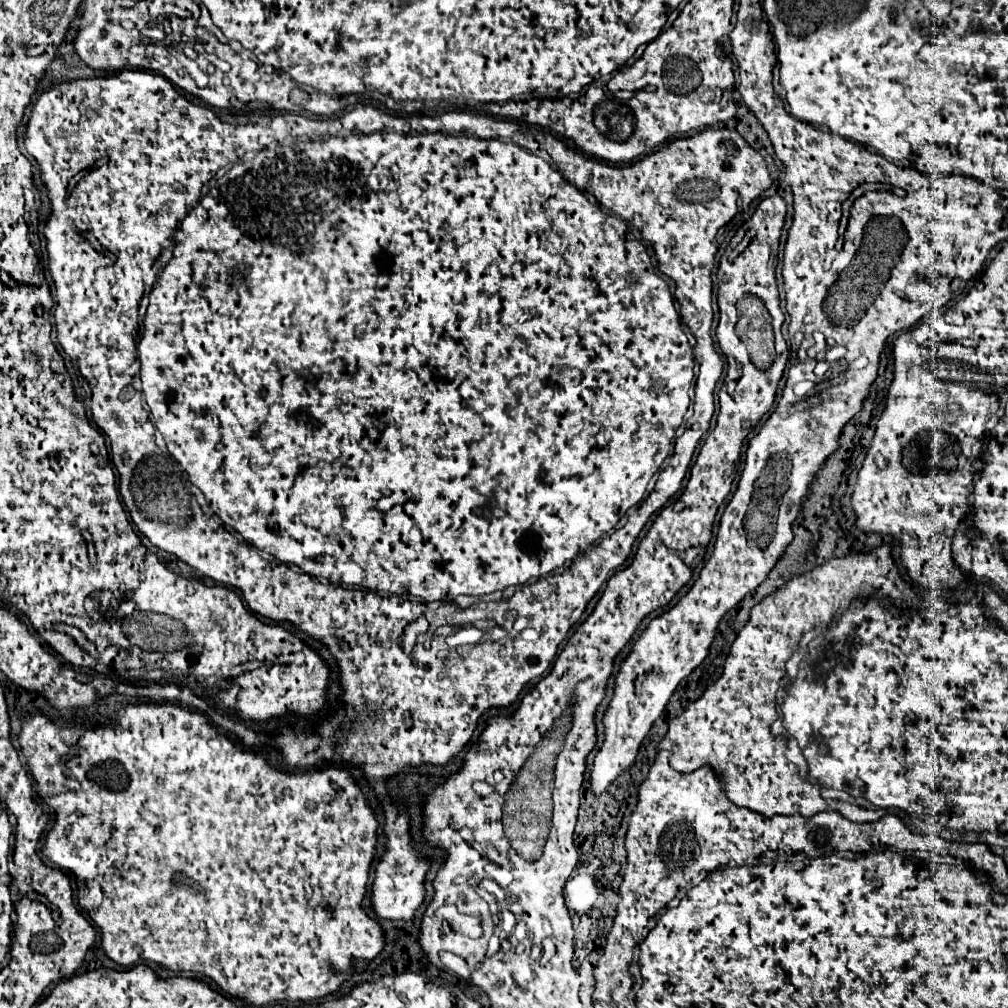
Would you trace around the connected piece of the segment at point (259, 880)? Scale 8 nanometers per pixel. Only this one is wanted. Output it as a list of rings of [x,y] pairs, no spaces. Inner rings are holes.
[[[144,703],[144,705],[128,705],[124,709],[124,715],[120,715],[120,719],[112,725],[112,727],[86,727],[84,723],[68,723],[68,725],[62,725],[58,727],[58,721],[48,721],[42,713],[34,713],[30,717],[24,719],[22,723],[22,733],[20,733],[20,745],[22,745],[22,755],[26,757],[28,761],[28,767],[34,775],[34,781],[36,781],[36,791],[38,795],[56,811],[56,821],[54,821],[54,827],[50,829],[48,837],[46,837],[46,843],[44,843],[44,849],[42,853],[54,863],[58,865],[60,869],[70,869],[74,875],[76,875],[76,881],[78,881],[78,903],[82,909],[88,911],[88,915],[92,917],[92,921],[98,925],[100,933],[102,933],[102,949],[106,951],[106,955],[116,961],[118,965],[136,965],[138,961],[156,961],[160,965],[164,965],[166,969],[172,969],[172,971],[194,971],[194,973],[202,973],[210,979],[214,979],[224,991],[228,991],[230,995],[234,997],[240,997],[240,999],[246,999],[248,1003],[254,1003],[256,1007],[264,1007],[264,1005],[272,1005],[274,1001],[312,1001],[312,999],[320,999],[328,993],[334,993],[340,983],[352,973],[352,963],[354,961],[370,961],[374,959],[382,947],[384,947],[384,935],[382,935],[382,927],[372,921],[360,907],[362,903],[362,897],[364,897],[364,891],[366,891],[366,883],[368,883],[368,869],[370,869],[370,861],[374,857],[374,845],[376,845],[376,829],[378,829],[378,823],[376,823],[376,817],[372,813],[372,809],[368,807],[366,803],[366,797],[360,793],[360,789],[356,787],[352,775],[340,767],[326,767],[326,769],[318,769],[318,771],[306,771],[306,773],[286,773],[286,771],[280,771],[276,767],[270,765],[268,761],[268,755],[264,753],[258,753],[258,751],[250,751],[234,741],[230,741],[228,737],[216,733],[216,729],[210,725],[210,721],[196,713],[196,711],[188,711],[184,707],[178,707],[178,705],[156,705],[156,703]],[[308,803],[314,803],[316,807],[314,809],[308,809]]]

